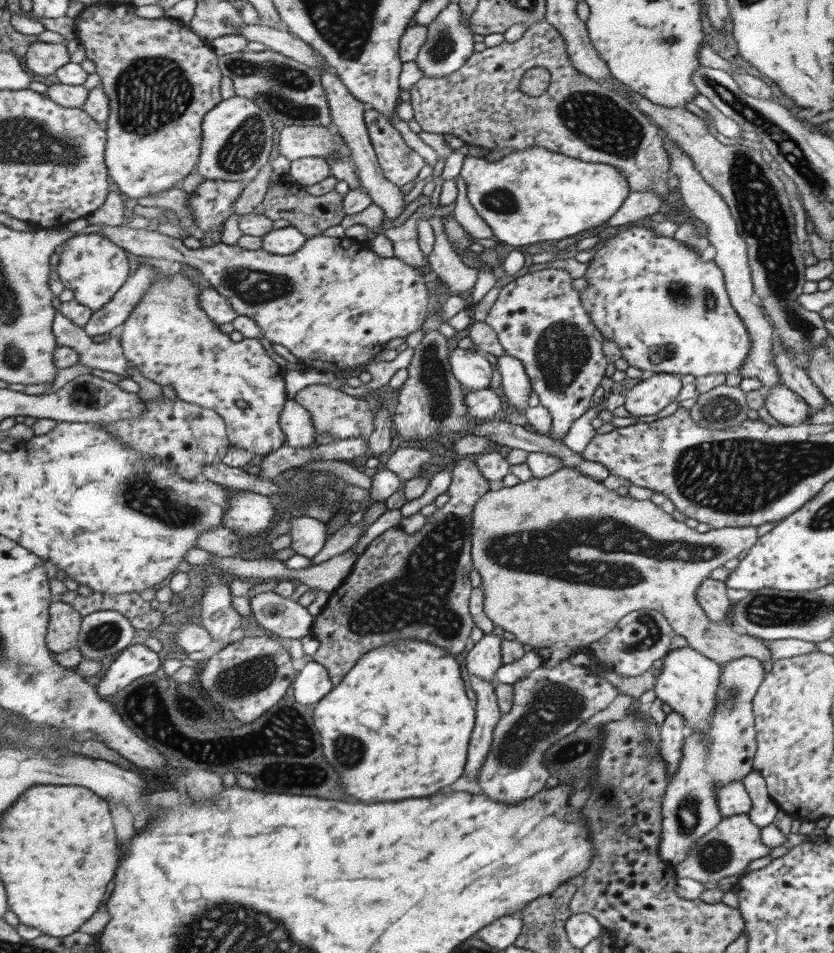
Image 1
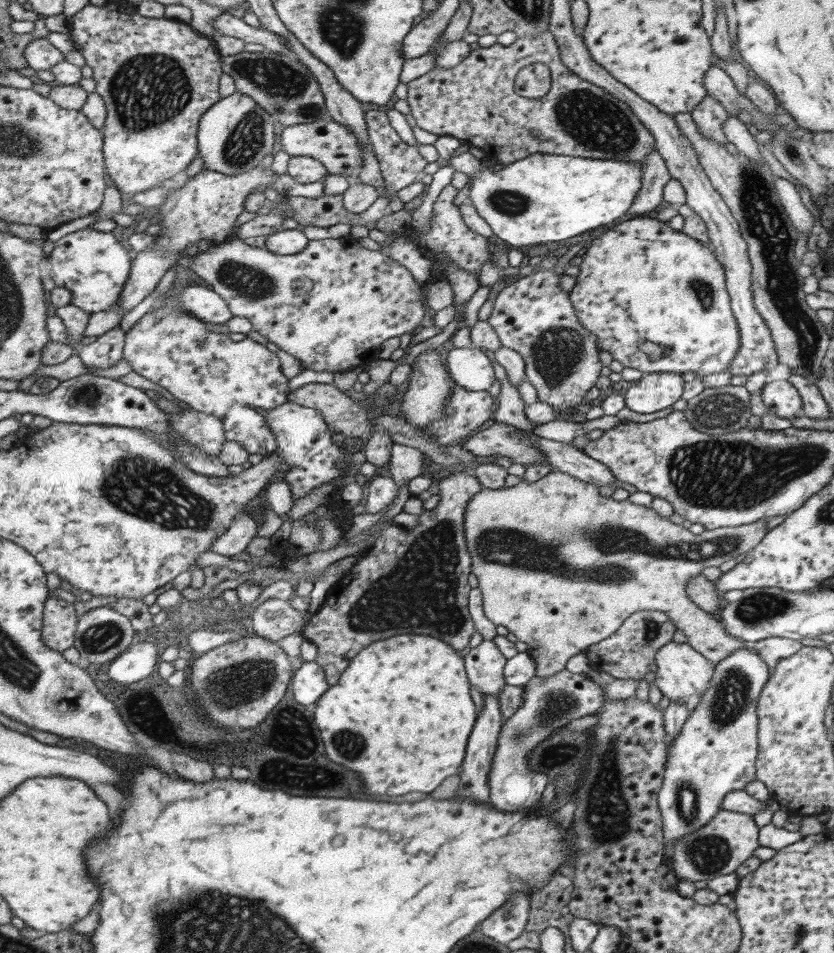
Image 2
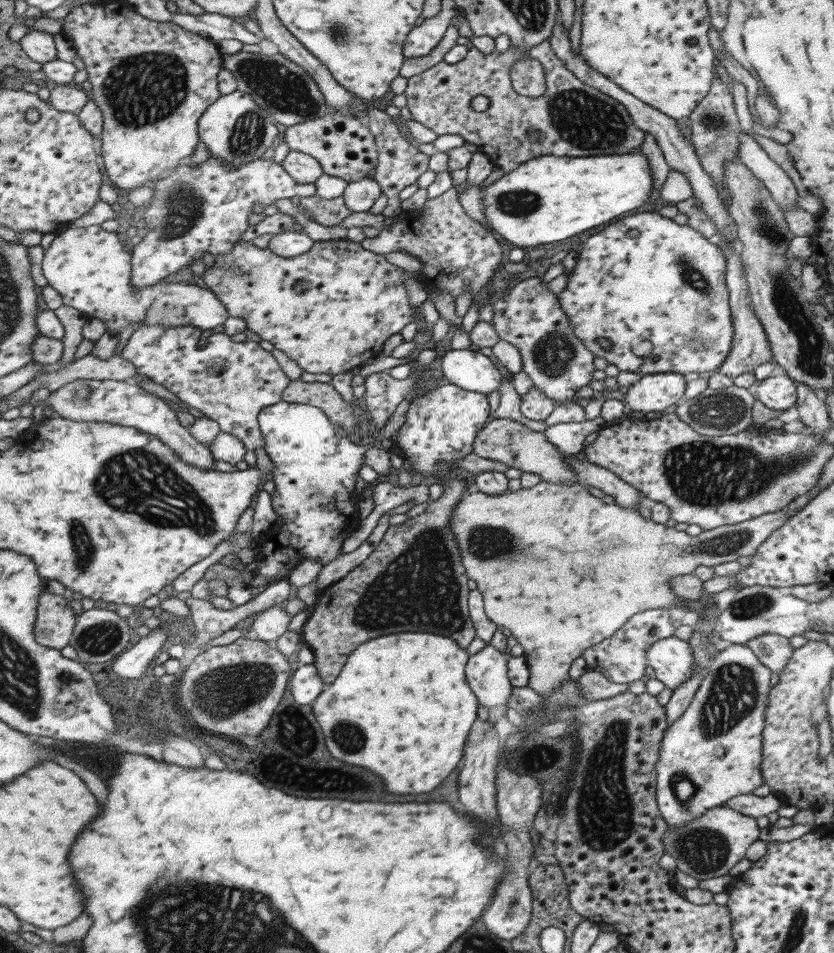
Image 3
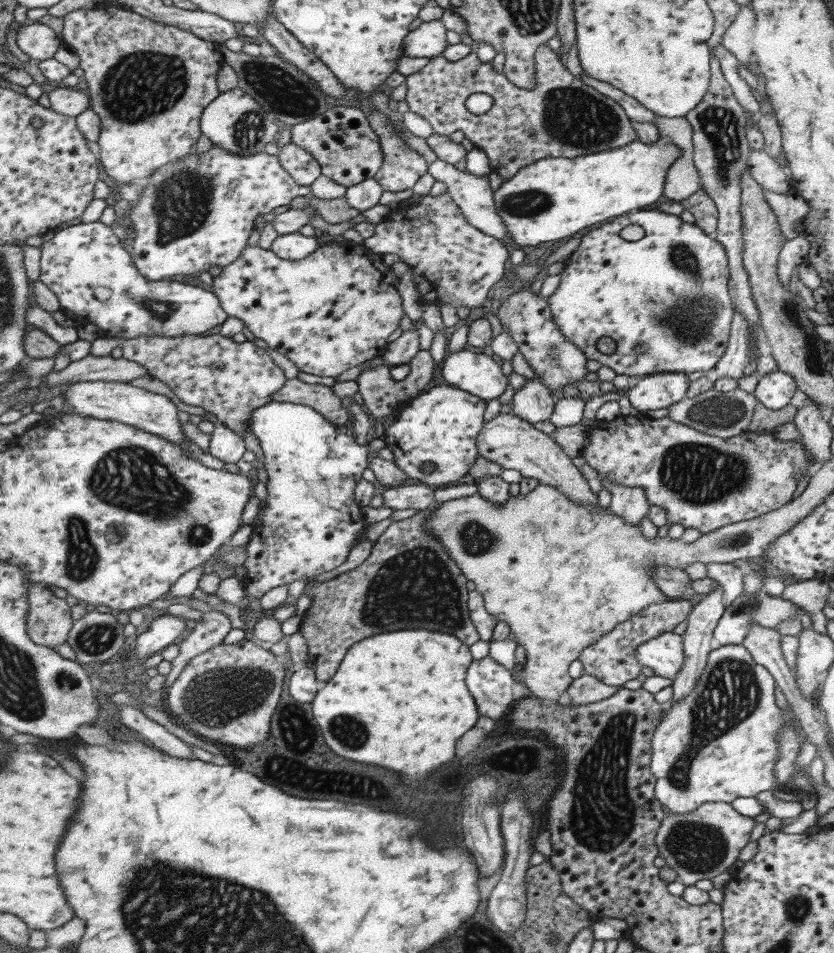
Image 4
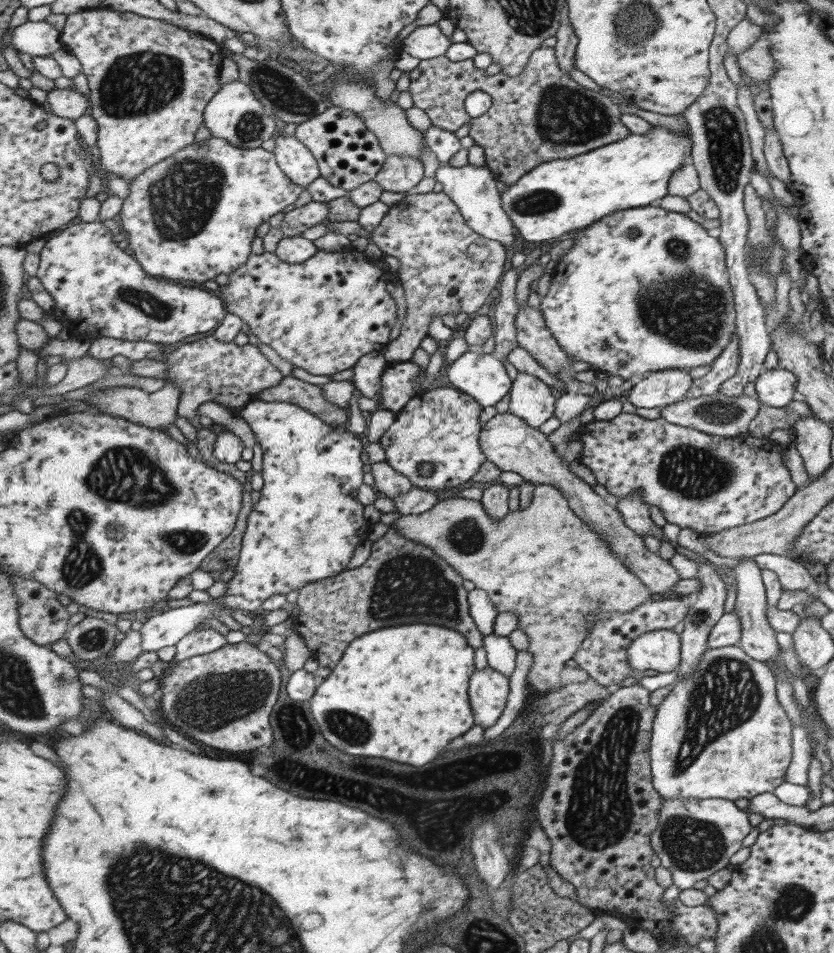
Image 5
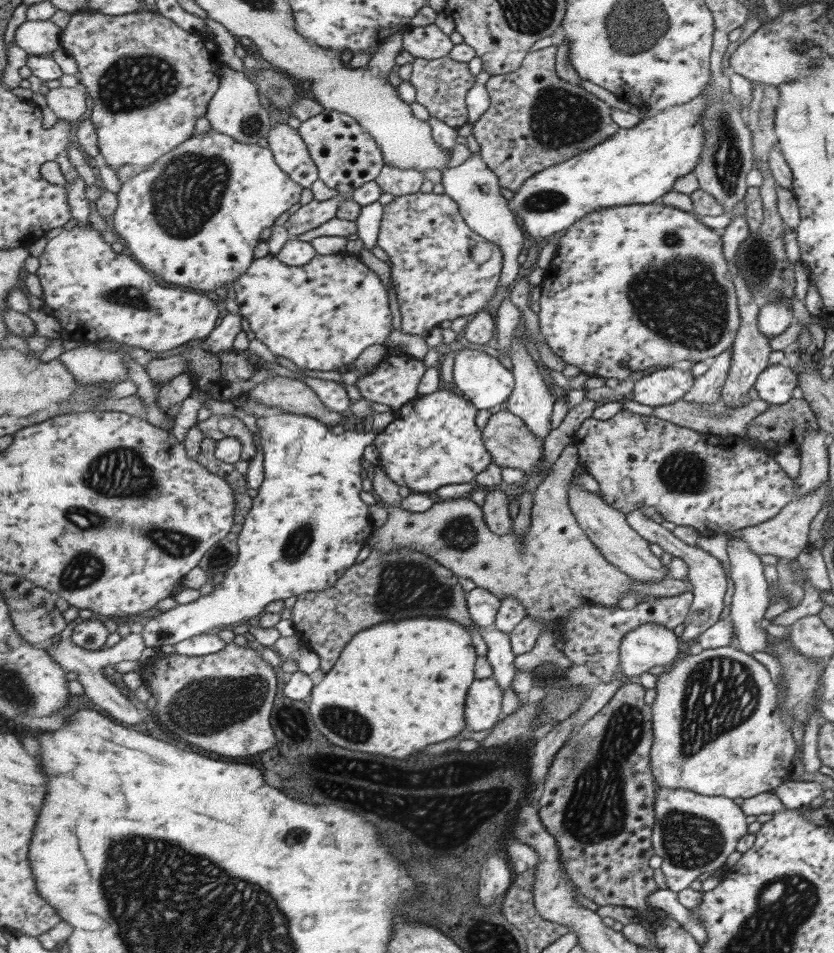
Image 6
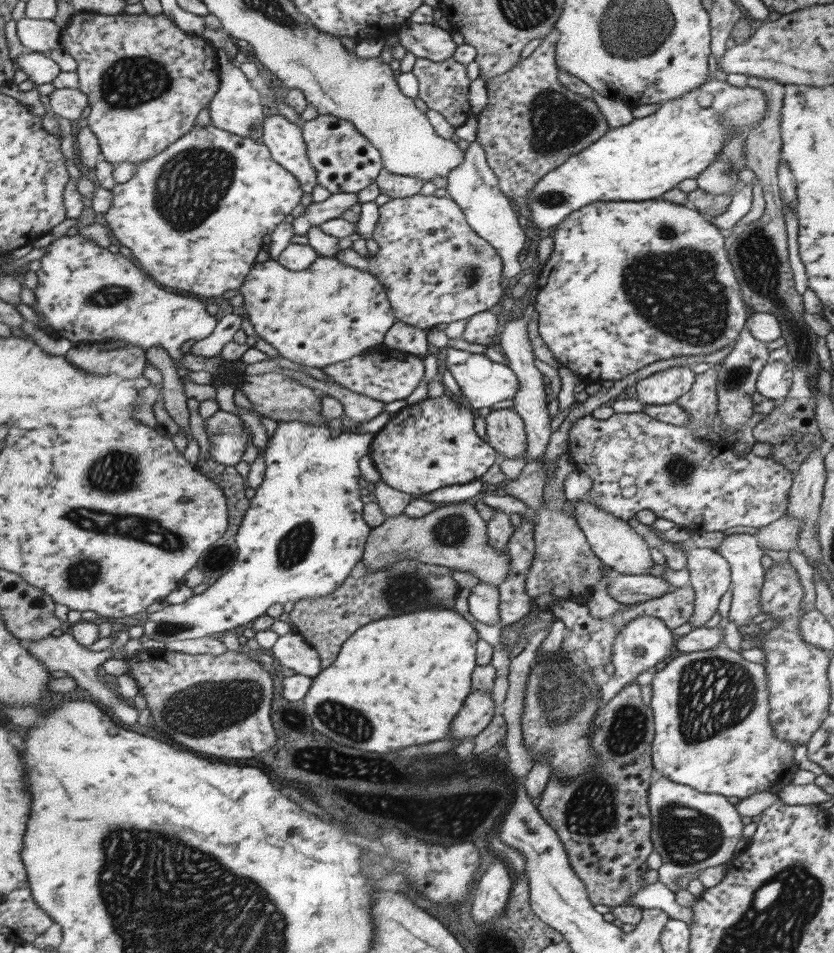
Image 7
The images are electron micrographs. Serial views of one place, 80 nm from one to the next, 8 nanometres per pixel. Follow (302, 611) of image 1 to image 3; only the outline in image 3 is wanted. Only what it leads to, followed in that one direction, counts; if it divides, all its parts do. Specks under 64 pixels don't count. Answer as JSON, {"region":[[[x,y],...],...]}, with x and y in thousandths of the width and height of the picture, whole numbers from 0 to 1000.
{"region":[[[339,634],[326,636],[308,645],[308,648],[301,655],[301,659],[308,671],[326,676],[347,661],[349,647],[341,639]]]}

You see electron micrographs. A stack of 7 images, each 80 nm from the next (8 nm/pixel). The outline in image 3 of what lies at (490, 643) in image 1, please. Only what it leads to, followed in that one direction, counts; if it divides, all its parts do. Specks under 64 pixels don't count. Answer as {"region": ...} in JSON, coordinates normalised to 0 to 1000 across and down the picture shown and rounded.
{"region":[[[585,675],[564,688],[559,699],[559,712],[574,739],[588,744],[596,739],[607,739],[614,720],[608,711],[609,690]]]}

